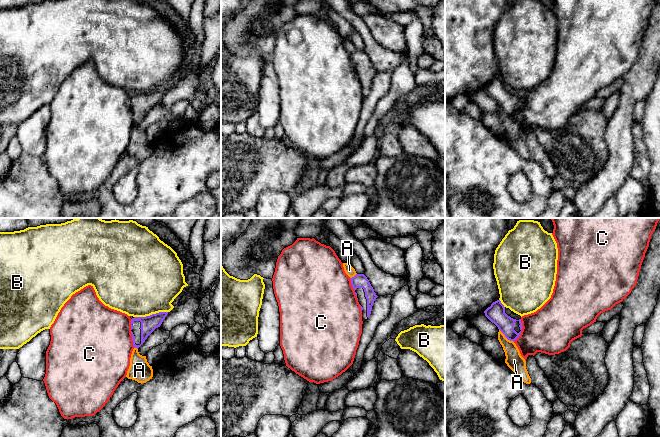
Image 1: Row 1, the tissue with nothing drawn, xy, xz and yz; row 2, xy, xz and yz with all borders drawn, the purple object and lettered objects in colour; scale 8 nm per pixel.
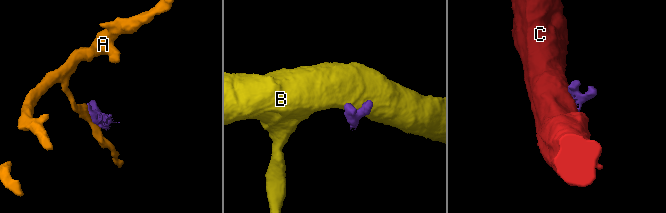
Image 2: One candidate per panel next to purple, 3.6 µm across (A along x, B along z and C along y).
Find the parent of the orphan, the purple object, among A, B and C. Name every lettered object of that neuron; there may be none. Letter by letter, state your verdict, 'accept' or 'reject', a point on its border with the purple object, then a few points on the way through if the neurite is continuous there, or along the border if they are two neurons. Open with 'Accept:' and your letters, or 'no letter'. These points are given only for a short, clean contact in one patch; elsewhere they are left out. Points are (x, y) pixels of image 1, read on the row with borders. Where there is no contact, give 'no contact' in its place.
Accept: no letter
A: reject; meets purple in yz at (506, 337); border along yz (499, 329), (513, 342)
B: reject; meets purple in xy at (150, 315)
C: reject; meets purple in yz at (521, 330); border along yz (520, 319), (522, 330), (513, 341)

